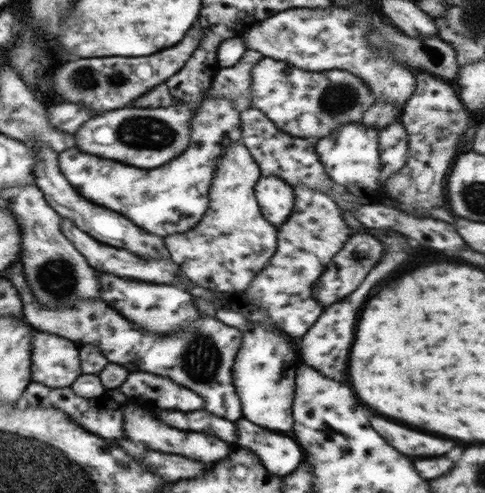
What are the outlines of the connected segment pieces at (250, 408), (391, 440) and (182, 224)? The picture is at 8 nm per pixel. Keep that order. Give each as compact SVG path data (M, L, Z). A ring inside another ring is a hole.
M256 326L250 332L242 332L242 345L234 362L234 382L246 420L268 430L286 432L294 426L292 402L295 396L295 378L303 359L295 351L298 349L291 344L292 337L272 330L279 329L266 330Z
M378 416L370 418L370 424L390 446L394 446L406 456L440 456L454 448L452 440L442 440L422 432L414 432Z
M208 98L192 118L190 146L180 154L153 169L136 168L121 162L112 162L76 150L64 150L60 156L60 170L68 182L90 202L98 202L126 216L136 226L158 237L171 238L170 234L186 232L196 226L210 206L208 190L214 170L222 152L232 144L241 142L239 112L226 98Z

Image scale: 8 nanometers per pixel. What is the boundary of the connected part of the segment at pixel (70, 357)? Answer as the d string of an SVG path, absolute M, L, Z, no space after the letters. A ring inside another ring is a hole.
M37 329L34 331L31 381L50 388L70 386L82 374L78 360L80 346L66 338L58 338Z

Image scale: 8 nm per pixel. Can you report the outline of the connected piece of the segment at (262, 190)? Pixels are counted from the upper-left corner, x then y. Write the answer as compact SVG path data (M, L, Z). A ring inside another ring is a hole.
M261 176L254 190L261 214L280 228L294 209L293 187L278 176Z

